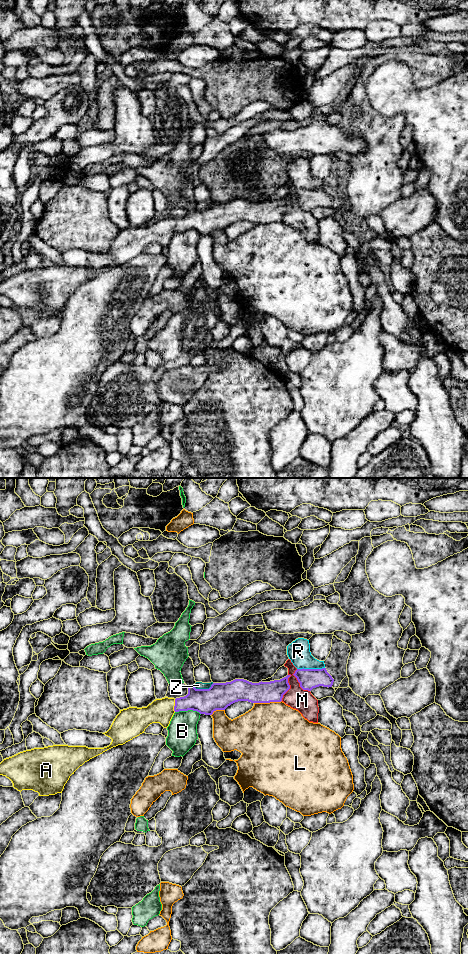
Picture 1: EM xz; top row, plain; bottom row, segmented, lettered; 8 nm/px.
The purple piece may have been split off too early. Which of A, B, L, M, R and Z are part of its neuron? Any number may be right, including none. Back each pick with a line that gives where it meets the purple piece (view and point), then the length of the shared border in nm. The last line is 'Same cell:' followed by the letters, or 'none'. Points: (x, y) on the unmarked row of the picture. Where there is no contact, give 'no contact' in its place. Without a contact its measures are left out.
A: meets purple in xz at (175, 225); contact 100 nm long
Same cell: A

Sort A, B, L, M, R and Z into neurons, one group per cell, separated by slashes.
A / B / L / M / R / Z

